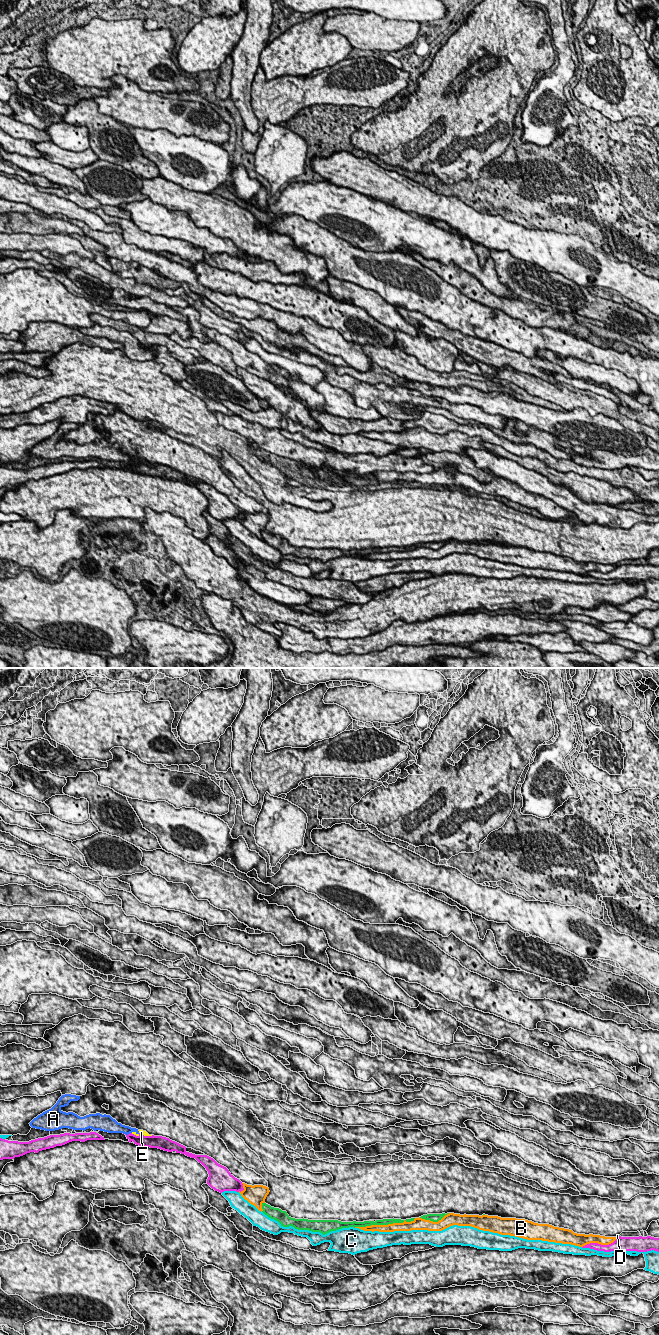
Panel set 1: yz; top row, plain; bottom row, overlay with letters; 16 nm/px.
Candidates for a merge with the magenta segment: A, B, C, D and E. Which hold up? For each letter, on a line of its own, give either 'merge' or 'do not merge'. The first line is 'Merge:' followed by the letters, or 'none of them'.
Merge: none of them
A: do not merge
B: do not merge
C: do not merge
D: do not merge
E: do not merge

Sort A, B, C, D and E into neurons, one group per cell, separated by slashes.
A E / B / C / D

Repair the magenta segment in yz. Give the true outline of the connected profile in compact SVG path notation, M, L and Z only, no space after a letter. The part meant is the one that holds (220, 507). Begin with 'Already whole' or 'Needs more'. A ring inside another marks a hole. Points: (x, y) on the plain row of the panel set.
Already whole. M130 461L126 463L128 470L150 476L158 476L164 479L185 482L188 485L195 486L208 499L209 505L207 512L220 521L224 519L241 520L244 518L242 510L235 506L229 498L218 492L213 486L207 483L195 483L186 479L186 475L162 464L144 464L139 461L138 464Z

